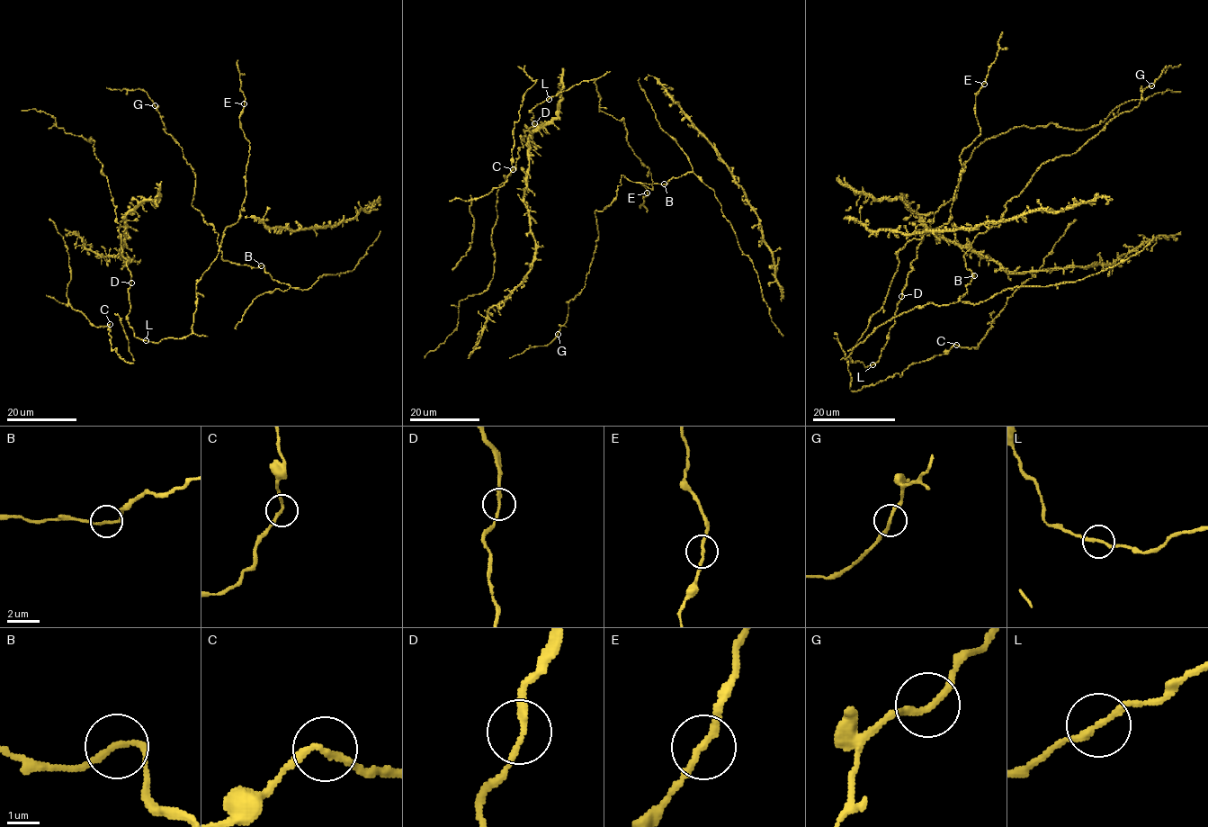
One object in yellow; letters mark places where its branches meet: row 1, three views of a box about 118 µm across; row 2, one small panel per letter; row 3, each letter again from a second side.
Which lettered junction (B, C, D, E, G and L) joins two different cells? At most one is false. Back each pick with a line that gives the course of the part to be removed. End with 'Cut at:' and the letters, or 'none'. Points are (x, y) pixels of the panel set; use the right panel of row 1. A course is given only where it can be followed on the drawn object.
Cut at: none

